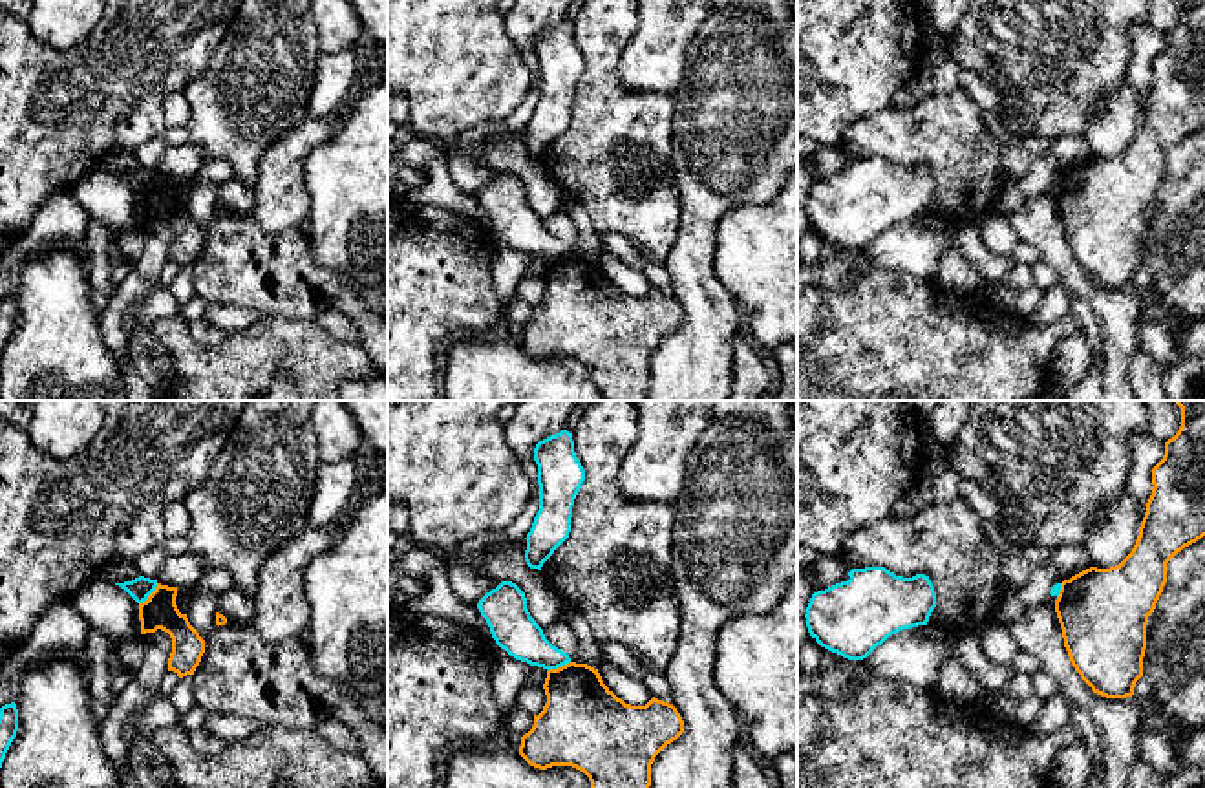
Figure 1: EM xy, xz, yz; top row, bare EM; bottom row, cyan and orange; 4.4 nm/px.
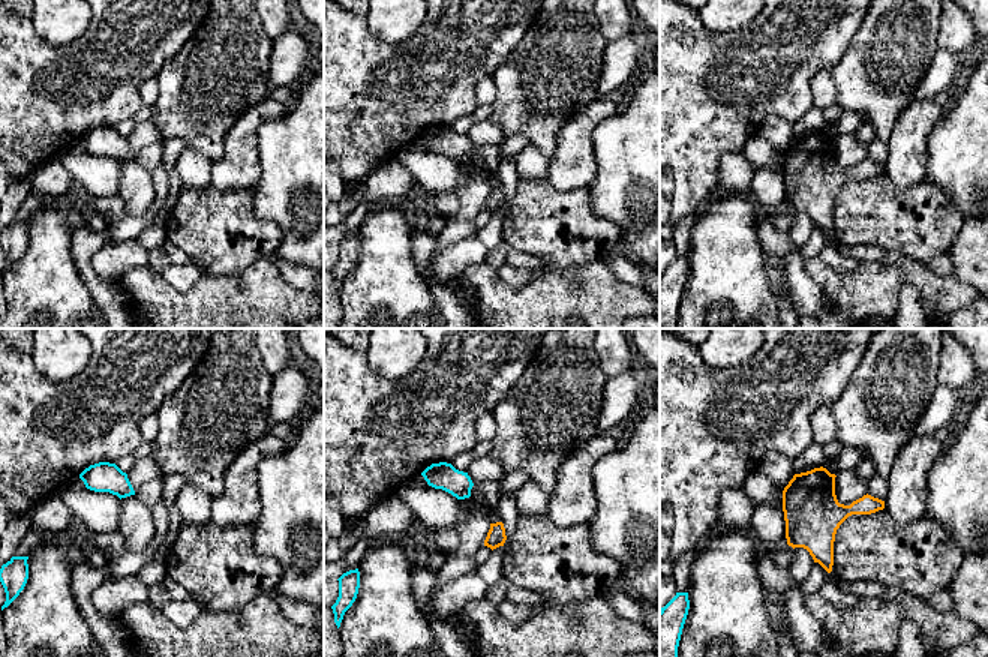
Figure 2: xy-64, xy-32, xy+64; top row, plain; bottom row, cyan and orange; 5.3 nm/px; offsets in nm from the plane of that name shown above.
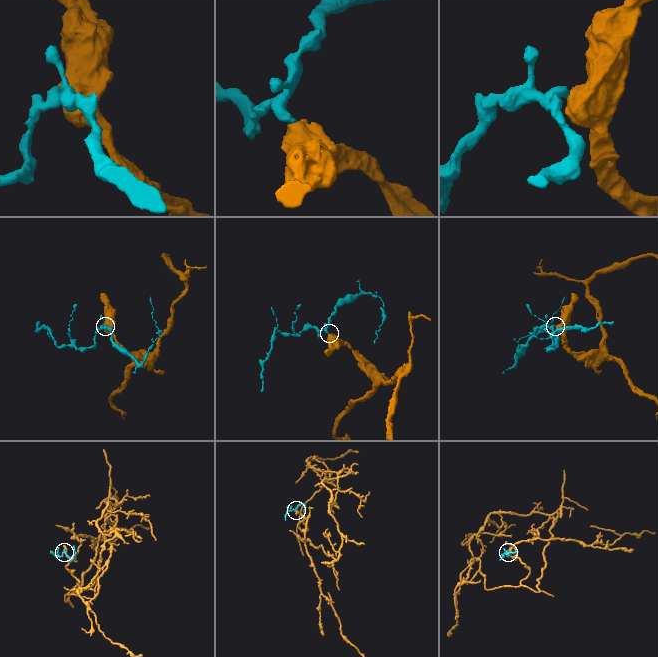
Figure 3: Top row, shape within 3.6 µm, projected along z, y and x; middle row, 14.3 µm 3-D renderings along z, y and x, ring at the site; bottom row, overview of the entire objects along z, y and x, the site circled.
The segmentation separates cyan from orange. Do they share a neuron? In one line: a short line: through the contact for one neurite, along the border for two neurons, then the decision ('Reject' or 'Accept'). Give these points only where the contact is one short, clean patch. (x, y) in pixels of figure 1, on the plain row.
Line: xy (158, 174), (139, 194). Reject

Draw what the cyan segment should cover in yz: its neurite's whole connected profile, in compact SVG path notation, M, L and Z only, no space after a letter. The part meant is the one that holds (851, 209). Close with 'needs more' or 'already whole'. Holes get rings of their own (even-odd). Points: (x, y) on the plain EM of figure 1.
M865 157L848 166L814 183L805 205L810 227L843 249L863 250L889 227L927 216L936 197L925 165L903 168L885 157Z | already whole

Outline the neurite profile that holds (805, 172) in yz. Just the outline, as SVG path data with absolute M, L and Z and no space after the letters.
M797 159L797 238L810 229L805 205L814 183L817 179L812 163Z

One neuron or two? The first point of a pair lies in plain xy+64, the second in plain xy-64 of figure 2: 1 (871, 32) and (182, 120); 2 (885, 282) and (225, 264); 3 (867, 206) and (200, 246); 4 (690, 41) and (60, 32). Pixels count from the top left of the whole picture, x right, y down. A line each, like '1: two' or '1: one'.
1: one
2: two
3: one
4: two

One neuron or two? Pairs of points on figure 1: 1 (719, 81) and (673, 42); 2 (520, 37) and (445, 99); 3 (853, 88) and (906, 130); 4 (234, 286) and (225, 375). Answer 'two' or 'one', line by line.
1: two
2: two
3: two
4: two

